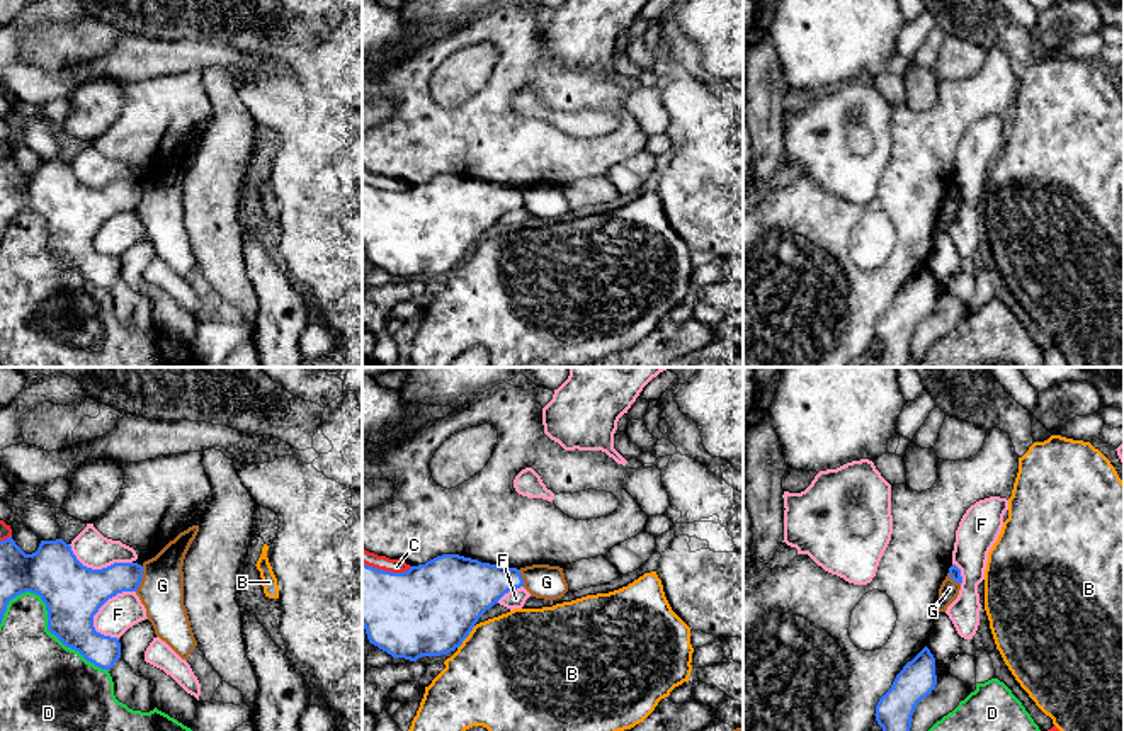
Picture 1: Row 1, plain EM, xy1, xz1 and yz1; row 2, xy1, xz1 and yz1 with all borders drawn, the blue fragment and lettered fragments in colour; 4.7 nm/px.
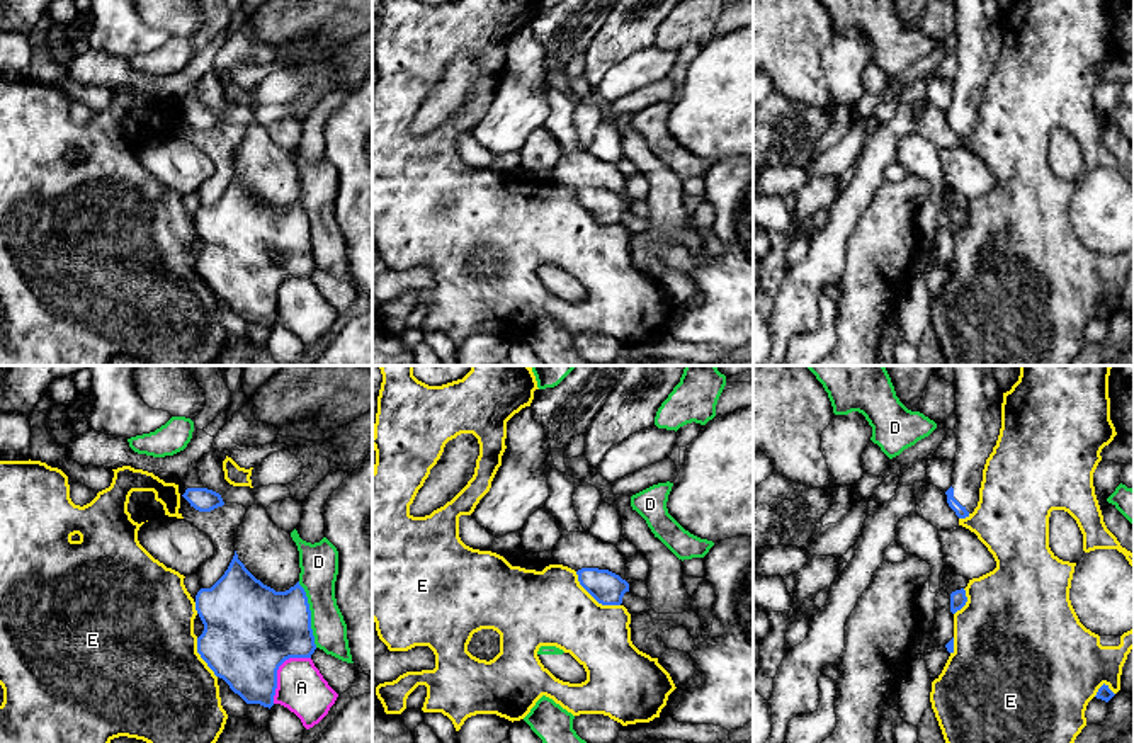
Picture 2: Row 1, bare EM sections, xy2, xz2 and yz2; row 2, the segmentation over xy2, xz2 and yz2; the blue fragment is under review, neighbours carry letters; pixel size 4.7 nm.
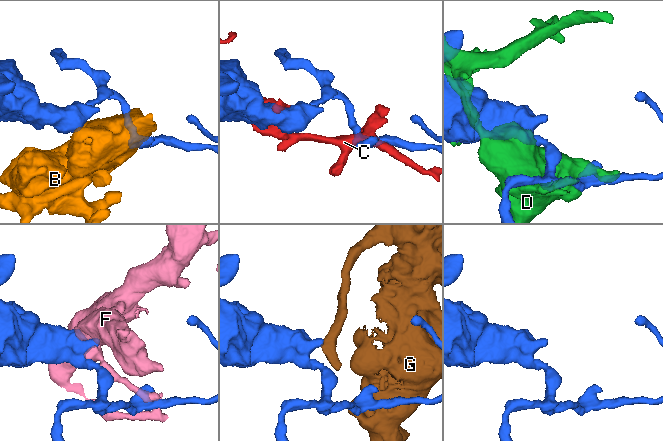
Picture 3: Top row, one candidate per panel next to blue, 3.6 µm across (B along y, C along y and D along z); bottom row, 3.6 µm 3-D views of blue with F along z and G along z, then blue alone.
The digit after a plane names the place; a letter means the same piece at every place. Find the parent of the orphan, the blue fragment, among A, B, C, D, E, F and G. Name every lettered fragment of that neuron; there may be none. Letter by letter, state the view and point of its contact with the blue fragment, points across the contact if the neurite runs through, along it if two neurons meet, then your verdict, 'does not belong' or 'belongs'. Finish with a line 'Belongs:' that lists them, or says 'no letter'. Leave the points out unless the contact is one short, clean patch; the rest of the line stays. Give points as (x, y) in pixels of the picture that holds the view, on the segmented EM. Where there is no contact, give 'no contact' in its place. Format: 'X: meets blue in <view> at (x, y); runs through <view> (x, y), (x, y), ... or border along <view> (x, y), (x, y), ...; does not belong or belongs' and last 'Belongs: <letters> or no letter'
A: meets blue in xy2 at (277, 669); does not belong
B: meets blue in xz1 at (466, 636); border along xz1 (475, 626), (458, 648); does not belong
C: meets blue in xz1 at (386, 572); does not belong
D: meets blue in xy1 at (48, 628); does not belong
E: meets blue in xz2 at (594, 597); does not belong
F: meets blue in xy1 at (104, 602); does not belong
G: meets blue in xy1 at (141, 577); border along xy1 (143, 566), (143, 577), (135, 590); does not belong
Belongs: no letter

